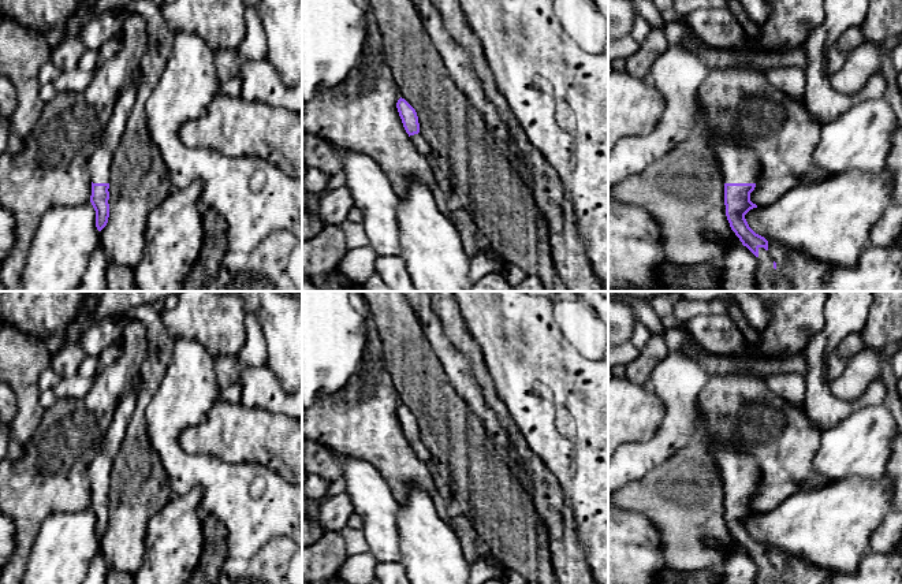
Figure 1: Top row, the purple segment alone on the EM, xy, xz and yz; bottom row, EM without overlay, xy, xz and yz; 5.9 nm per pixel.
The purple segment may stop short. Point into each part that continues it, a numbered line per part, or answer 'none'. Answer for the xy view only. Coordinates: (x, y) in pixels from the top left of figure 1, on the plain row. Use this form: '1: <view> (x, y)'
1: xy (100, 468)

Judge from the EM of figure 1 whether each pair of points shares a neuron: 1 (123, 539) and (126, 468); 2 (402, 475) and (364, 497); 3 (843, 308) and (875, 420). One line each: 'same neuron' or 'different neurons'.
1: same neuron
2: different neurons
3: different neurons

